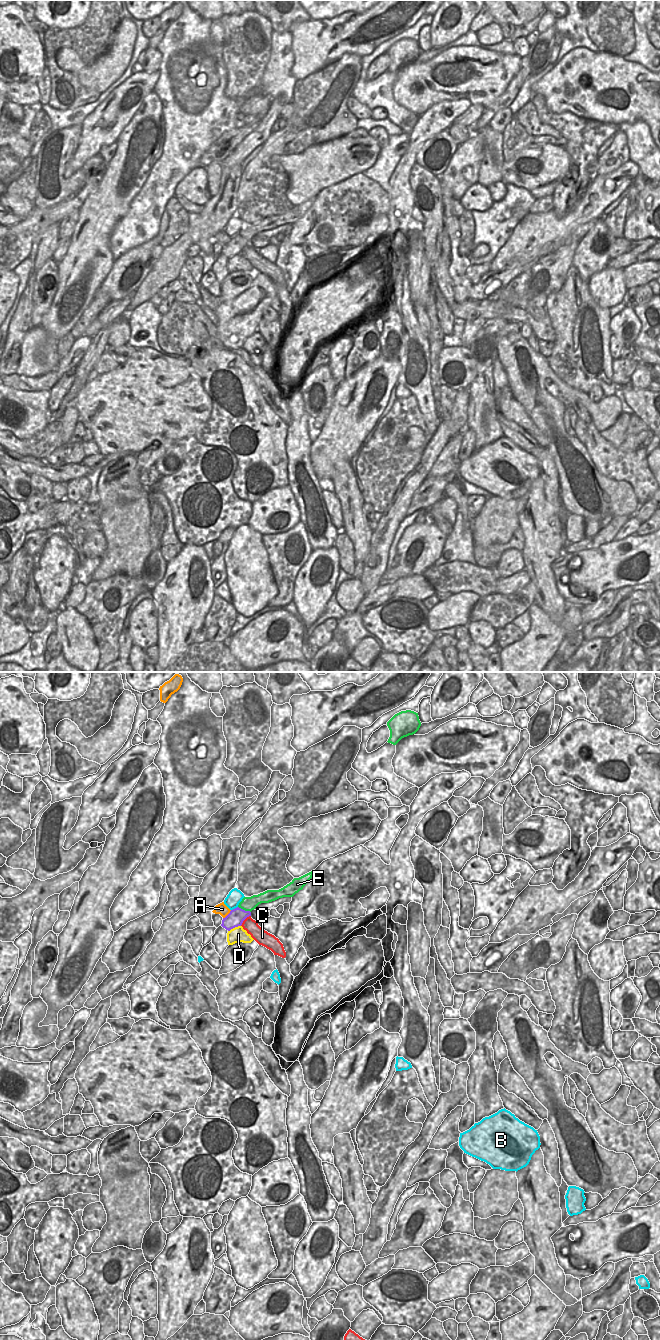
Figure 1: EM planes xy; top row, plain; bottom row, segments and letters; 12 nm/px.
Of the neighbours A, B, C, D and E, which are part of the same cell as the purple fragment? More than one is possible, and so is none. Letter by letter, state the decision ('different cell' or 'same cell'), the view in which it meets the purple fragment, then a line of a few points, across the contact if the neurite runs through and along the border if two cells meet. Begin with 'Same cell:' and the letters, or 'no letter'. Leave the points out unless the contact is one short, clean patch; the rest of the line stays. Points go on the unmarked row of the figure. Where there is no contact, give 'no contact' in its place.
Same cell: E
A: different cell | xy | xy (231, 238), (223, 246)
B: different cell | xy
C: different cell | xy | xy (250, 243), (240, 253)
D: different cell | xy
E: same cell | xy | xy (235, 246), (244, 238), (248, 231)

